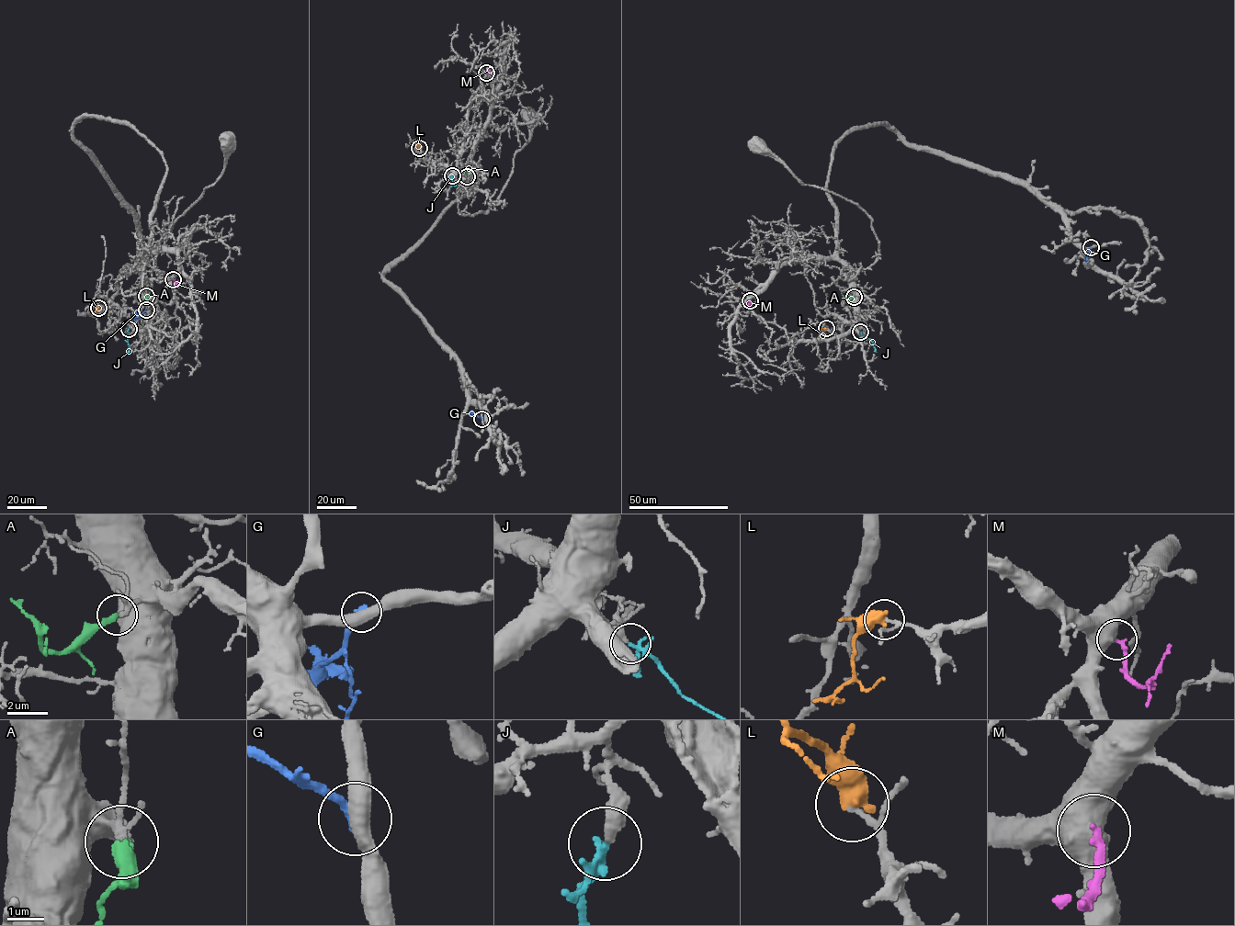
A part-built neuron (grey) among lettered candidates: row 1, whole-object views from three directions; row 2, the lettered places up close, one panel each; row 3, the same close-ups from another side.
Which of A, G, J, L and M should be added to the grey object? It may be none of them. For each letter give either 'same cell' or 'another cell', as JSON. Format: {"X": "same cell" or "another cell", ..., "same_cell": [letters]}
{"A": "same cell", "G": "another cell", "J": "same cell", "L": "another cell", "M": "same cell", "same_cell": ["A", "J", "M"]}

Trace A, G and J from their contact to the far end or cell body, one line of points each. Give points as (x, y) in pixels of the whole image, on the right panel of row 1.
A: (854, 297), (846, 300), (843, 295)
G: (1091, 247), (1086, 261)
J: (860, 333), (872, 342), (876, 352)

